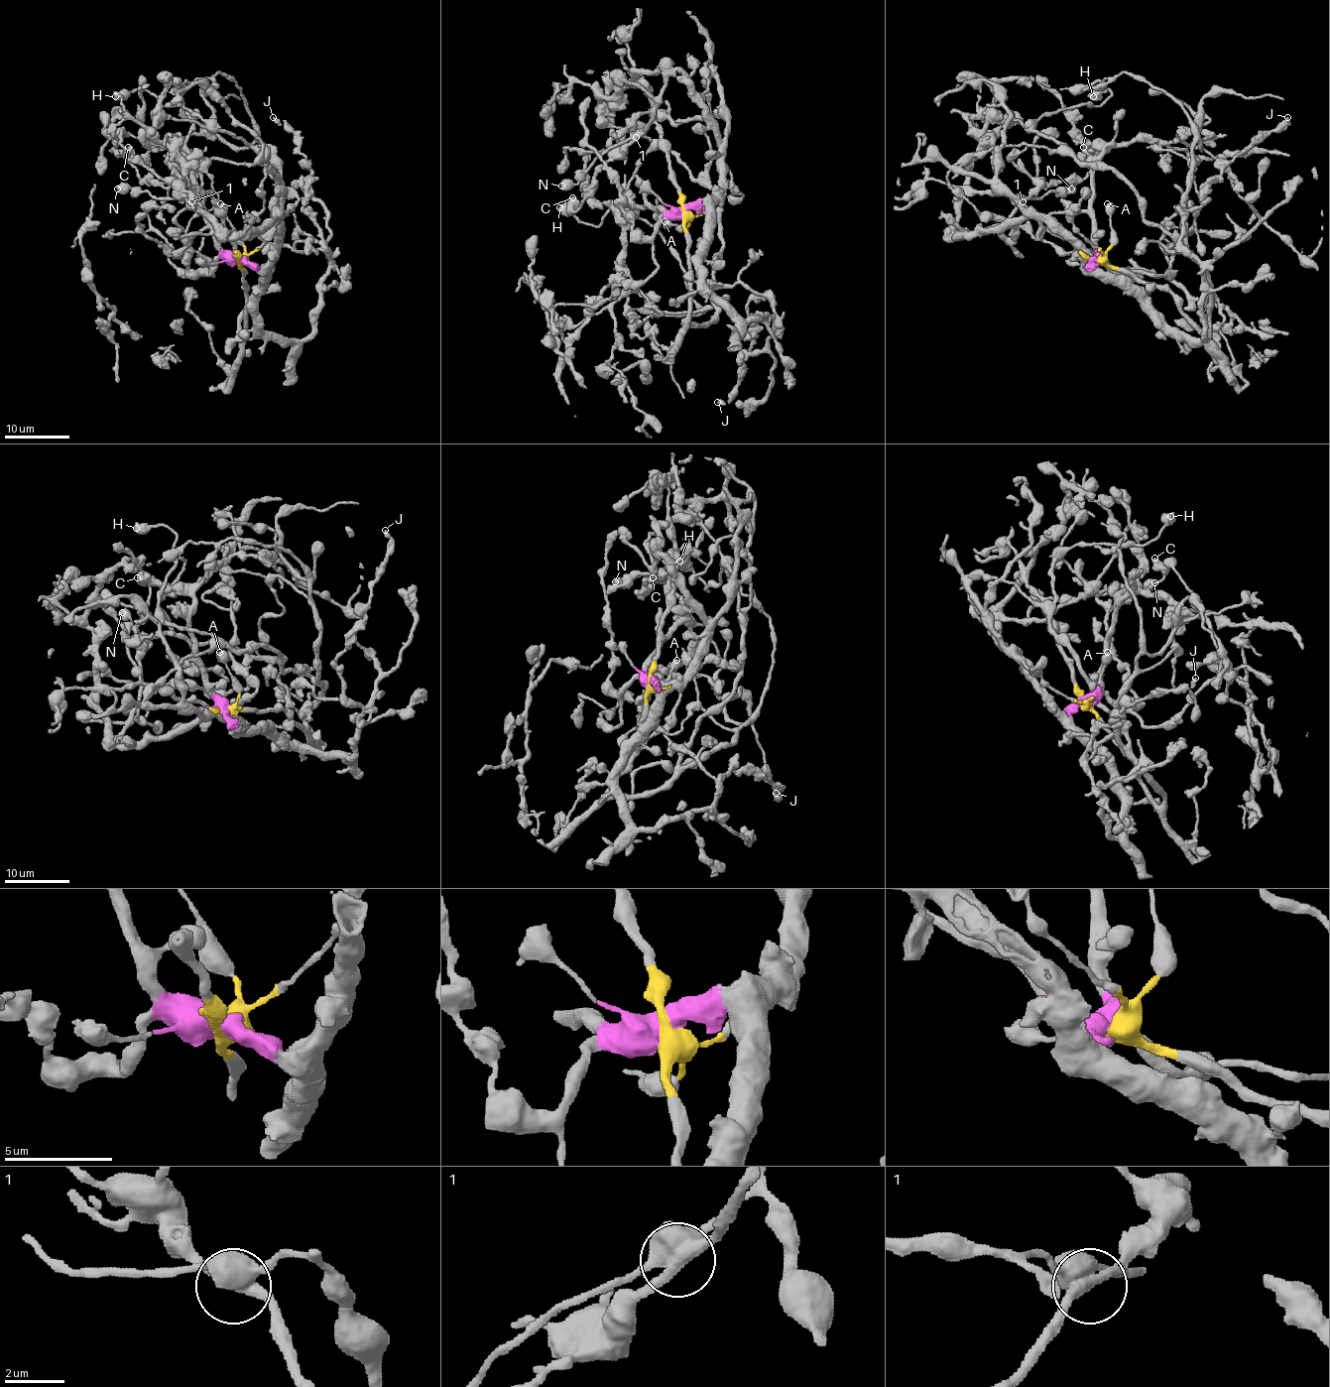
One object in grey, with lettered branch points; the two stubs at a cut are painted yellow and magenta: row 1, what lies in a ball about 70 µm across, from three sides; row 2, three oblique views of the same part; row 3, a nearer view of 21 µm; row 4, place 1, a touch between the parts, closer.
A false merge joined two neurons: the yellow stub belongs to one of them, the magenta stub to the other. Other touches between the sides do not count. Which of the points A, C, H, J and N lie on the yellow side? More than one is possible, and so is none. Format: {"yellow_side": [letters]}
{"yellow_side": ["A", "H", "N"]}

